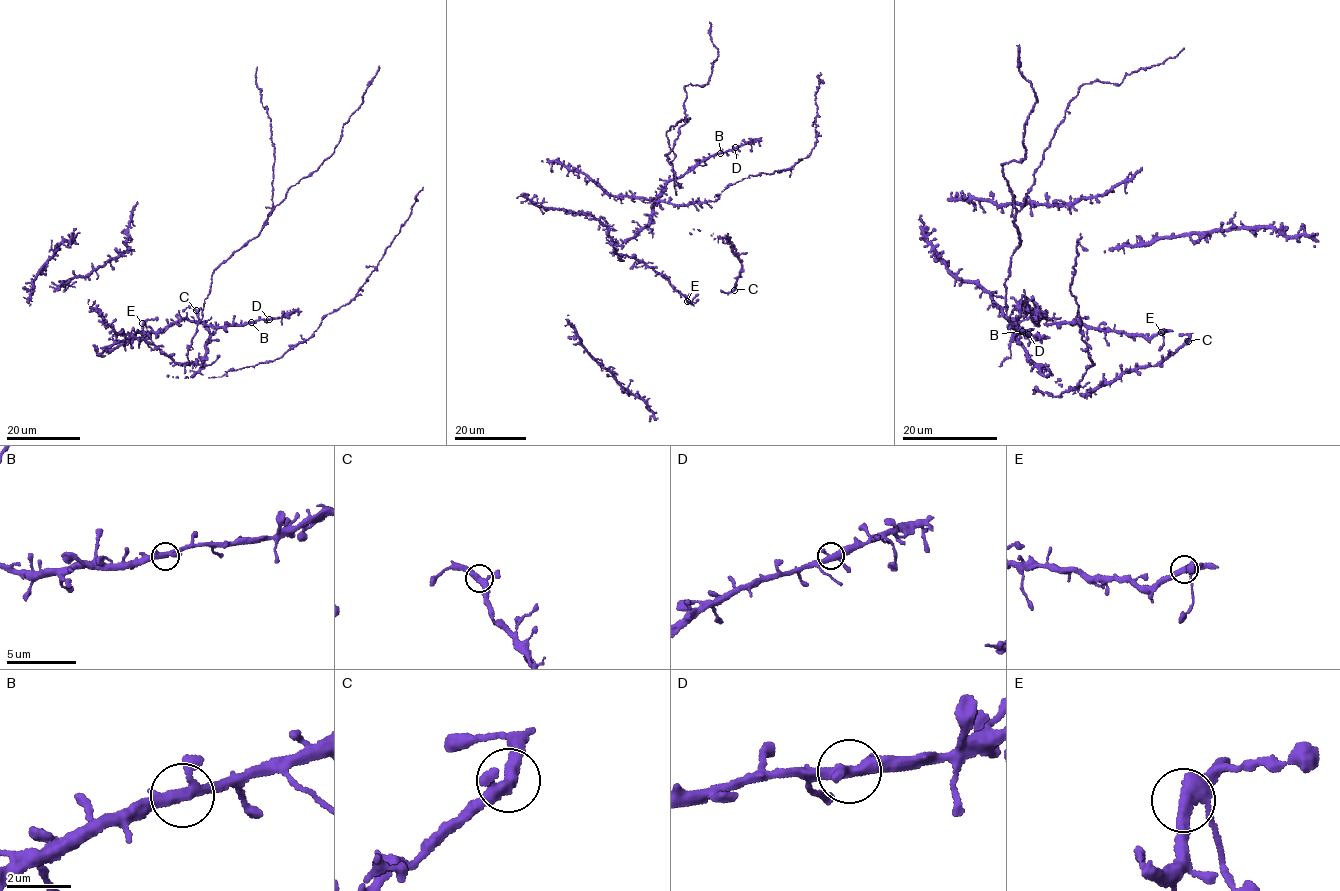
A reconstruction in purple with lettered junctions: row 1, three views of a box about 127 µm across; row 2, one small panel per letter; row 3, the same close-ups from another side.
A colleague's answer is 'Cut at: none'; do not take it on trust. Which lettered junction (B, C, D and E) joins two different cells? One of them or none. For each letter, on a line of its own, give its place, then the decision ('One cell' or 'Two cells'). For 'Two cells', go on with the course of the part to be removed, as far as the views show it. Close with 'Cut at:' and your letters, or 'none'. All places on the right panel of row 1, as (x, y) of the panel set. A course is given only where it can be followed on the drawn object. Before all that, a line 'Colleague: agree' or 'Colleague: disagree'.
Colleague: agree
B: Place: (1022, 331). One cell
C: Place: (1188, 341). One cell
D: Place: (1028, 334). One cell
E: Place: (1161, 332). One cell
Cut at: none

